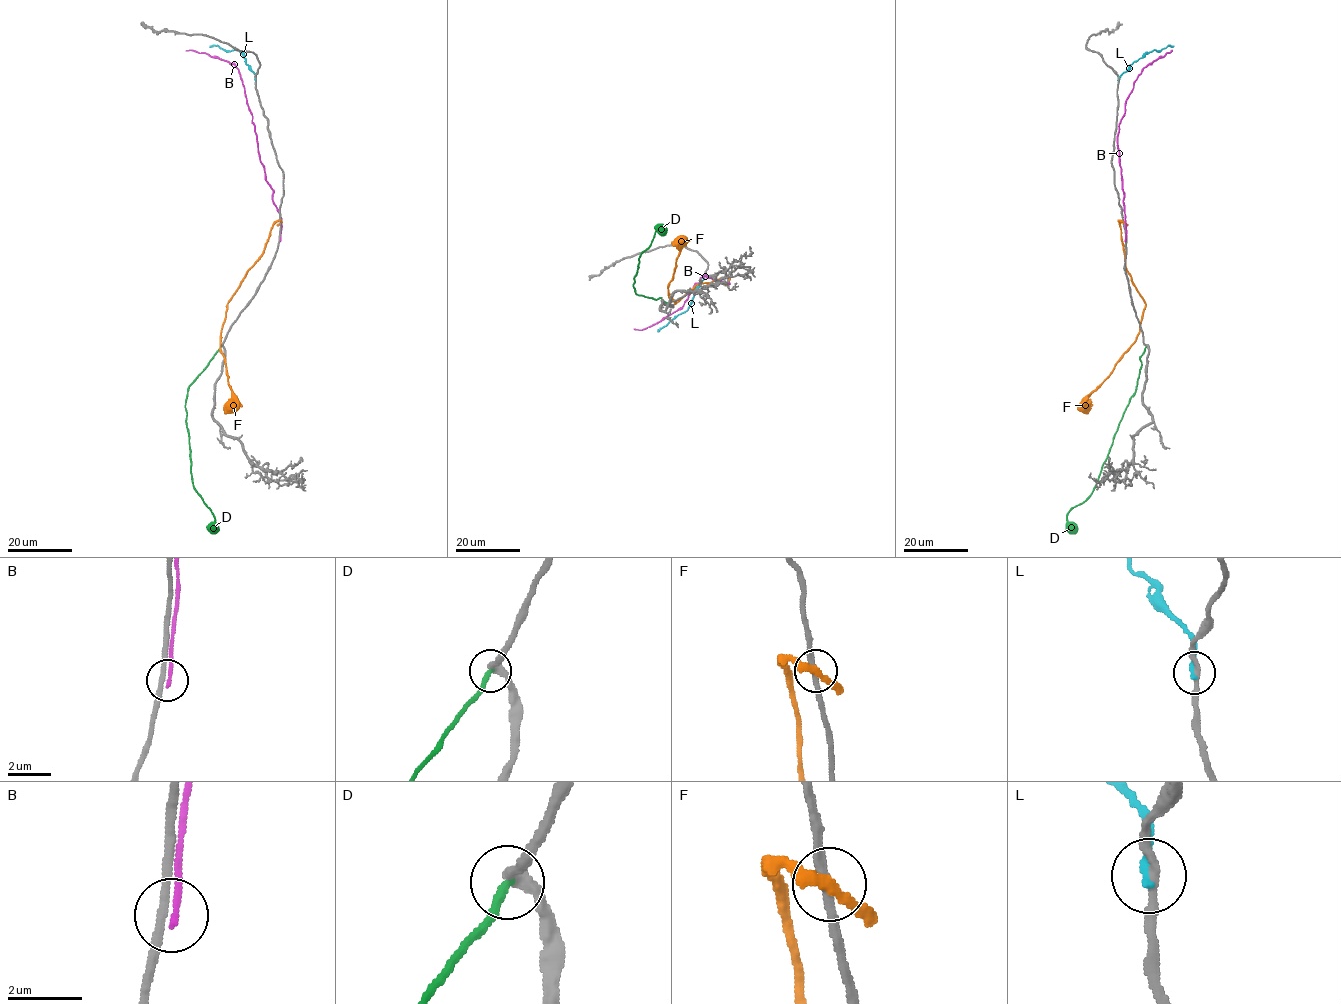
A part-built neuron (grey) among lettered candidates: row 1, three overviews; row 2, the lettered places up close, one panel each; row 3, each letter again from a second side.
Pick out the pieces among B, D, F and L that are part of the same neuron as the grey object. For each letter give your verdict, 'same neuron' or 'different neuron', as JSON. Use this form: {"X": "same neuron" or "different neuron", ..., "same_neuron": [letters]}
{"B": "different neuron", "D": "same neuron", "F": "different neuron", "L": "different neuron", "same_neuron": ["D"]}

